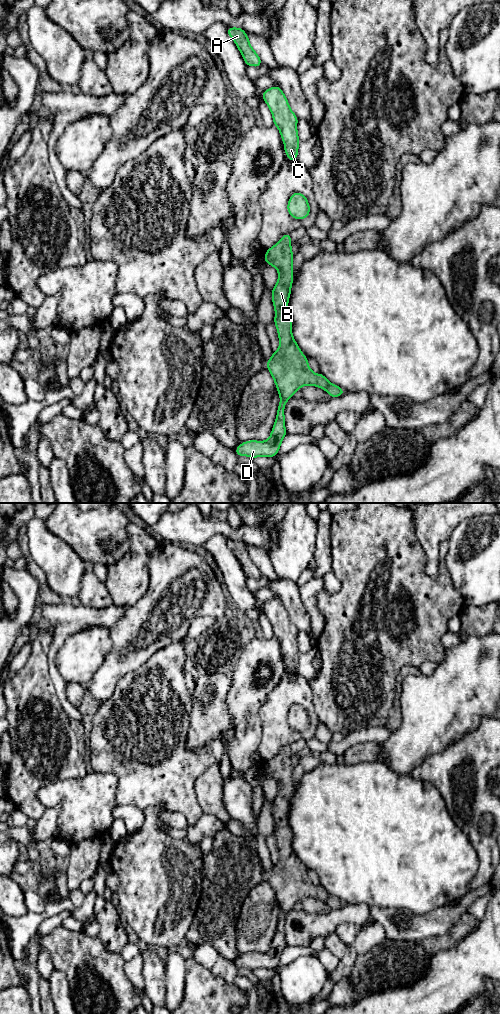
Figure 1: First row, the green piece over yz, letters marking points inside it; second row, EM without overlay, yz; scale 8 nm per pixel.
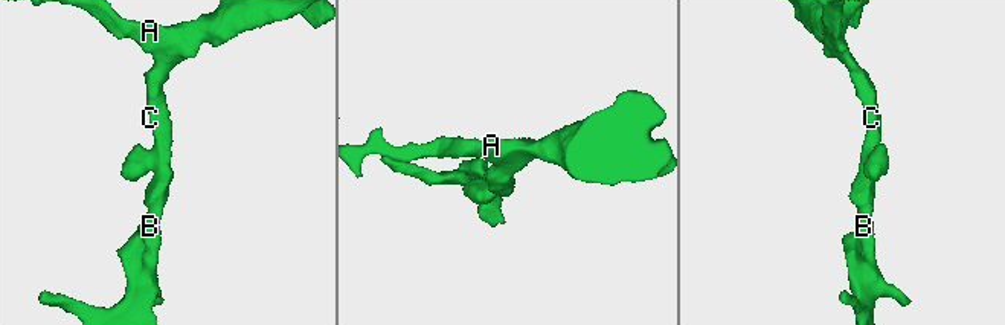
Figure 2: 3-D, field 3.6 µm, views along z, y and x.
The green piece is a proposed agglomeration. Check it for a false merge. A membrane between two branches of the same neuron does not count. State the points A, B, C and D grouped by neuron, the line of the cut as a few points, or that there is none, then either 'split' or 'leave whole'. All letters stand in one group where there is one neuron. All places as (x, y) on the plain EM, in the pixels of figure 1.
groups A B C D; cut none; leave whole

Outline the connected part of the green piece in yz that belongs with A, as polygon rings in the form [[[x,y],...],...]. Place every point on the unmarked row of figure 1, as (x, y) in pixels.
[[[228,539],[227,545],[235,554],[247,578],[260,579],[262,577],[259,567],[251,559],[247,545],[242,540]]]

